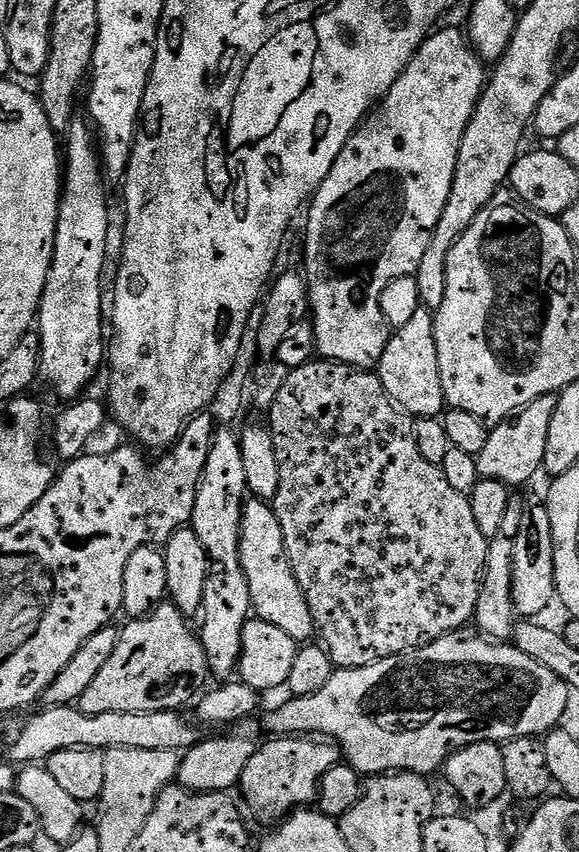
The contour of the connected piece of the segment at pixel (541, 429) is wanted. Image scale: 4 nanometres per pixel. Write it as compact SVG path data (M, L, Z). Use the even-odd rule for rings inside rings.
M543 396L534 402L530 402L524 408L519 409L515 416L508 417L502 423L495 425L488 433L486 446L481 450L476 461L481 477L486 480L497 480L499 484L515 486L532 480L544 466L544 455L546 454L546 437L550 434L550 418L554 418L554 406L556 396Z

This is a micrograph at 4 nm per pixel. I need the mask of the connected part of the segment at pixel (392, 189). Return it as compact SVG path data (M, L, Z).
M441 27L439 30L433 31L429 35L428 39L425 40L424 45L419 48L414 54L414 58L404 67L404 72L394 82L394 86L390 86L390 90L385 94L383 100L379 101L373 107L372 111L368 113L363 124L356 129L356 133L350 137L346 142L346 146L342 150L342 154L338 154L338 158L334 162L334 166L330 170L330 174L322 182L322 186L316 191L315 196L310 201L310 207L307 209L308 212L308 237L304 240L304 265L302 265L302 271L305 280L308 281L308 306L310 309L310 319L314 326L314 334L316 335L316 351L325 360L337 360L340 364L349 364L352 368L362 368L365 370L372 370L377 367L382 358L382 354L386 350L388 345L388 339L392 337L393 329L388 327L386 318L382 314L382 290L386 290L386 286L390 286L390 282L394 282L394 278L402 278L403 276L415 276L418 270L418 262L422 262L422 254L426 254L426 246L430 246L432 241L432 231L438 226L438 218L442 218L442 210L446 210L446 198L450 198L450 186L454 182L454 170L458 166L458 150L462 146L462 138L466 134L466 126L470 122L472 115L476 113L476 106L480 102L480 94L484 90L486 83L486 68L482 63L479 56L476 55L467 35L463 31L460 32L456 28L444 28Z

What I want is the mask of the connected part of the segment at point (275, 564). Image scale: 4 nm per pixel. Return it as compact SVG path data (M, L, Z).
M255 498L245 503L244 521L240 523L240 561L246 582L250 582L250 598L255 615L278 626L278 630L286 630L286 634L298 642L311 641L314 625L310 606L302 594L302 586L298 586L298 578L294 578L282 538L282 526L278 526L271 503Z

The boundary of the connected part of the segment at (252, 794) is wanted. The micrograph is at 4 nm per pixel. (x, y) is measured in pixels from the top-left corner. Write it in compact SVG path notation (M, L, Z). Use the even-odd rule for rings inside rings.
M285 736L283 738L265 739L265 744L261 743L256 749L256 753L246 764L246 770L242 770L242 778L238 785L238 792L244 795L243 803L252 807L252 812L260 820L276 820L280 822L285 819L293 810L304 810L308 804L317 799L320 790L320 779L335 764L341 763L342 753L335 744L331 742L321 742L316 738L306 736Z

